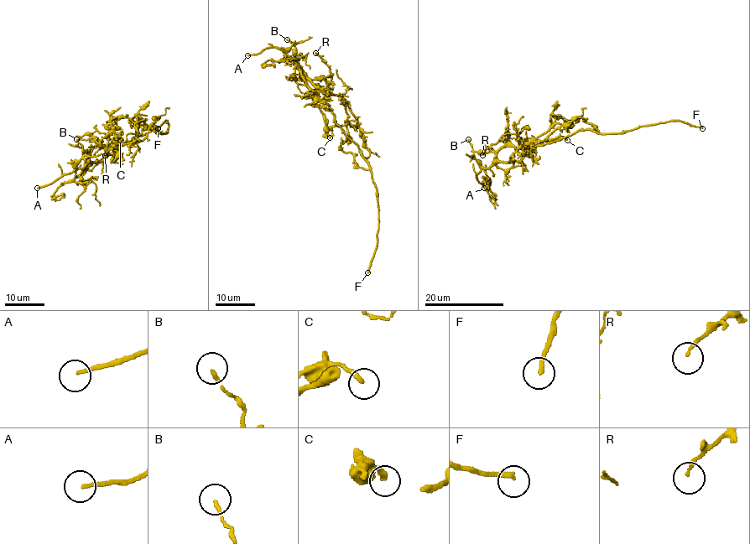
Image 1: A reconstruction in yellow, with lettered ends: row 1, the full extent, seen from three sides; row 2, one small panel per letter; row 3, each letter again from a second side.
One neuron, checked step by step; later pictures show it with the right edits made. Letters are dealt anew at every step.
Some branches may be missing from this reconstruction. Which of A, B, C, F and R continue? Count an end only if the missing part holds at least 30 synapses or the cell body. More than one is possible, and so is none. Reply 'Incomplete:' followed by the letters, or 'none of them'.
Incomplete: A, F

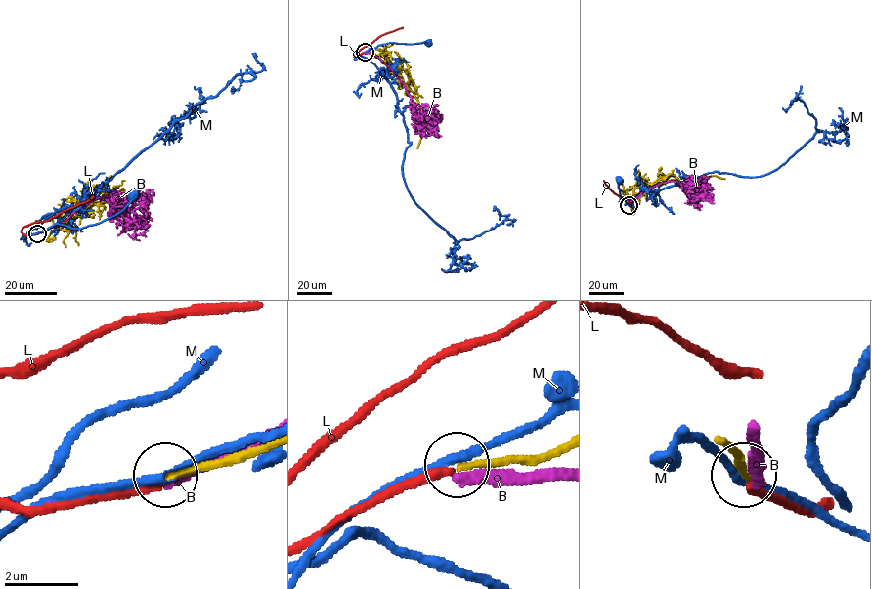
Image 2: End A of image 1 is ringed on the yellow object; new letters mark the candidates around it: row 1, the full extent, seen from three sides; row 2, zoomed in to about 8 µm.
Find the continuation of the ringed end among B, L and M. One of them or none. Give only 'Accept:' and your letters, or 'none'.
Accept: none

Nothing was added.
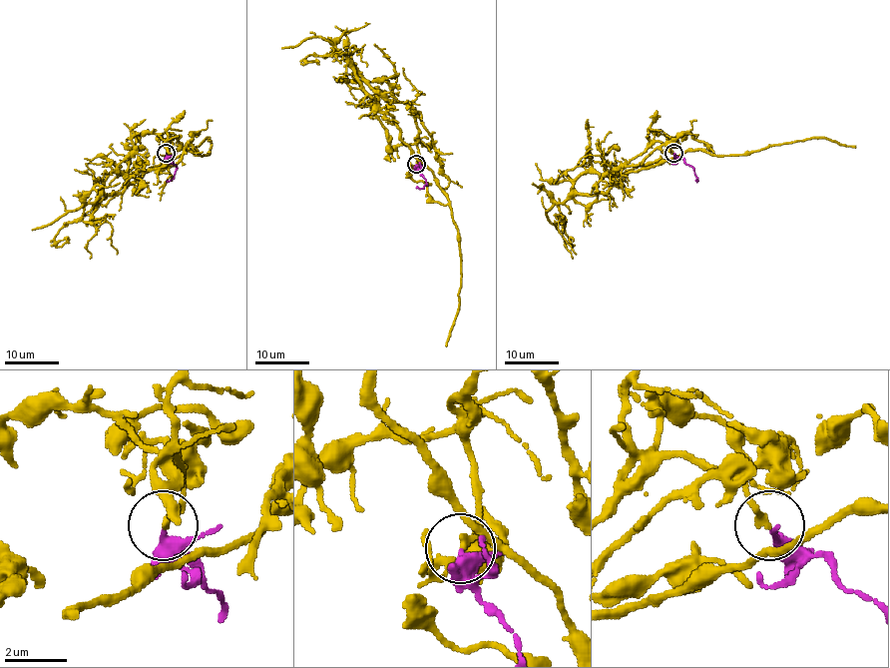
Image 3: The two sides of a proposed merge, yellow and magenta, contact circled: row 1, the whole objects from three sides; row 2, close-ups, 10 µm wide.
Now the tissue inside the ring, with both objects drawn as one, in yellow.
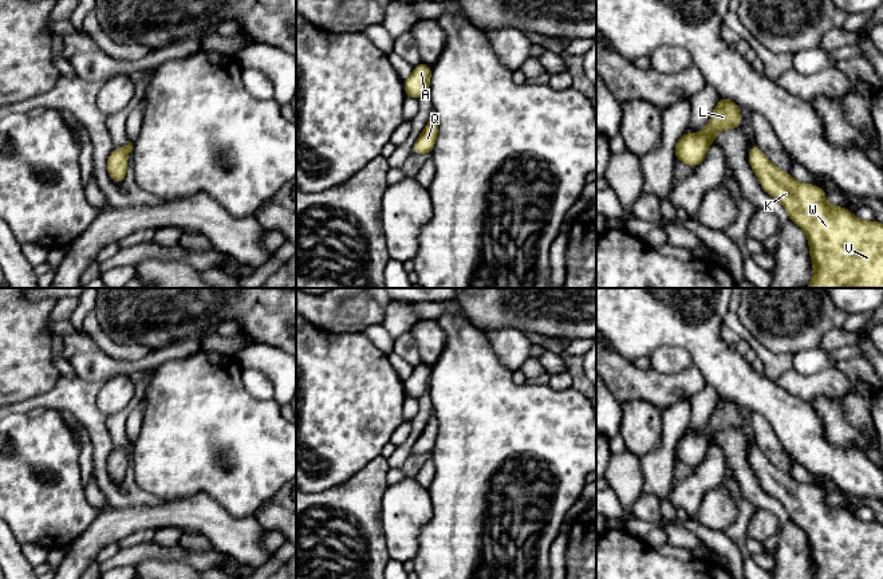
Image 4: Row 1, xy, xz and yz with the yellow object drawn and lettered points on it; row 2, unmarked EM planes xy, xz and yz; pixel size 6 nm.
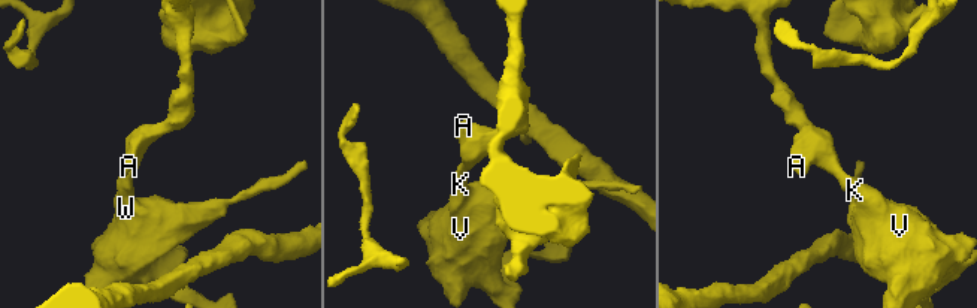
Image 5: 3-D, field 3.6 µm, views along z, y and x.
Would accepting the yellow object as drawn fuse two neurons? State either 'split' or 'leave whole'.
leave whole

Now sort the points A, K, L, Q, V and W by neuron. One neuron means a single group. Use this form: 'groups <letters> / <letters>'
groups A K L Q V W

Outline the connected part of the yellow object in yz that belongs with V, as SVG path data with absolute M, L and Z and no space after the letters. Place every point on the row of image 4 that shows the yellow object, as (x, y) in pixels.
M758 145L750 146L748 159L762 189L785 206L789 220L800 225L809 240L813 277L807 288L883 288L882 222L862 221L848 209L829 205L824 189L797 182L777 169Z

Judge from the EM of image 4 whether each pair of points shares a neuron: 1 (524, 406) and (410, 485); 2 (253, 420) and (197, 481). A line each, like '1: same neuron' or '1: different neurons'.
1: different neurons
2: same neuron

